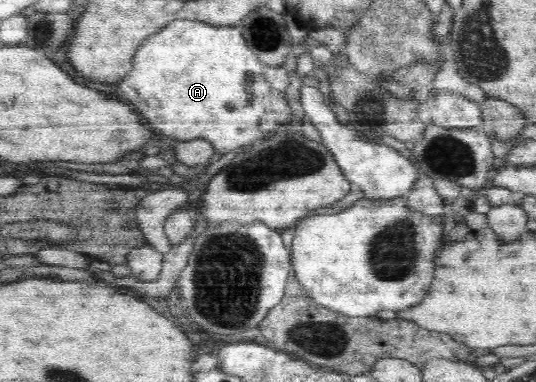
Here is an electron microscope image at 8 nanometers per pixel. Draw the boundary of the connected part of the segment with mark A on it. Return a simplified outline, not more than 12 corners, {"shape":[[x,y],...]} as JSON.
{"shape":[[174,20],[122,96],[216,157],[292,109],[238,28]]}

